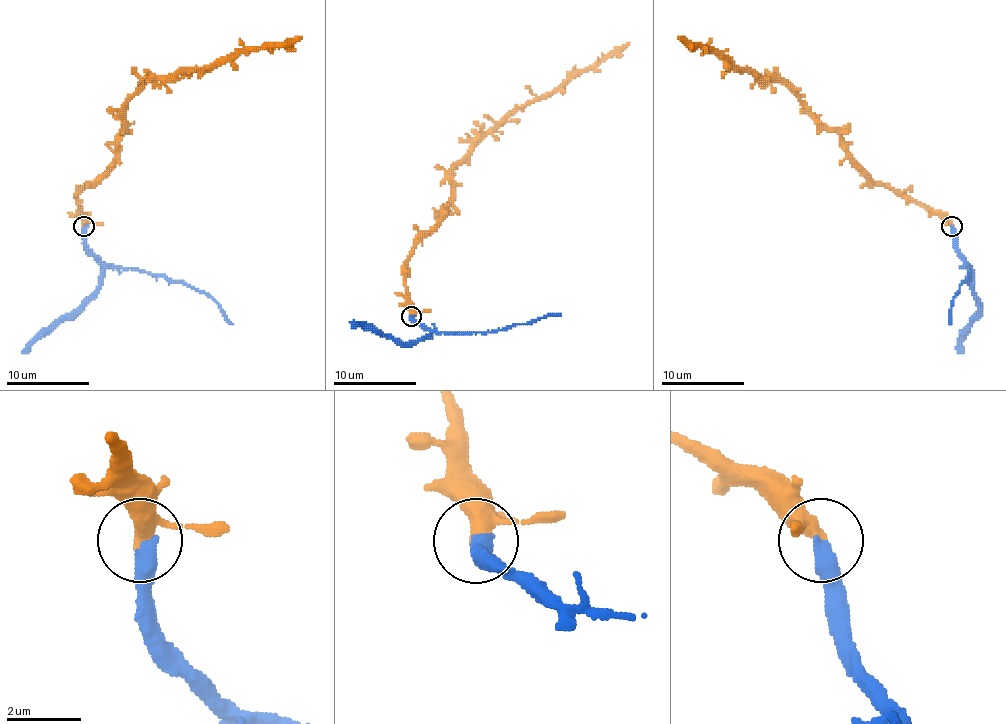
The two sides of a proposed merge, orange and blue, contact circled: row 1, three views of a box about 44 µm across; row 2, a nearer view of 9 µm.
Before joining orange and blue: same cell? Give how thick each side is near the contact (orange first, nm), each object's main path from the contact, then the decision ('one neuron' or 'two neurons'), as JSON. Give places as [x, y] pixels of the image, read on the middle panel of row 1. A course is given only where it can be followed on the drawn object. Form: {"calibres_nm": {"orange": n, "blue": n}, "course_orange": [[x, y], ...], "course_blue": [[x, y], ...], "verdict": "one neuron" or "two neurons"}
{"calibres_nm": {"orange": 320, "blue": 480}, "course_orange": [[411, 316], [405, 262], [451, 200], [451, 171], [519, 109], [556, 92], [629, 42]], "course_blue": [[411, 316], [430, 332], [492, 332], [560, 313]], "verdict": "two neurons"}

